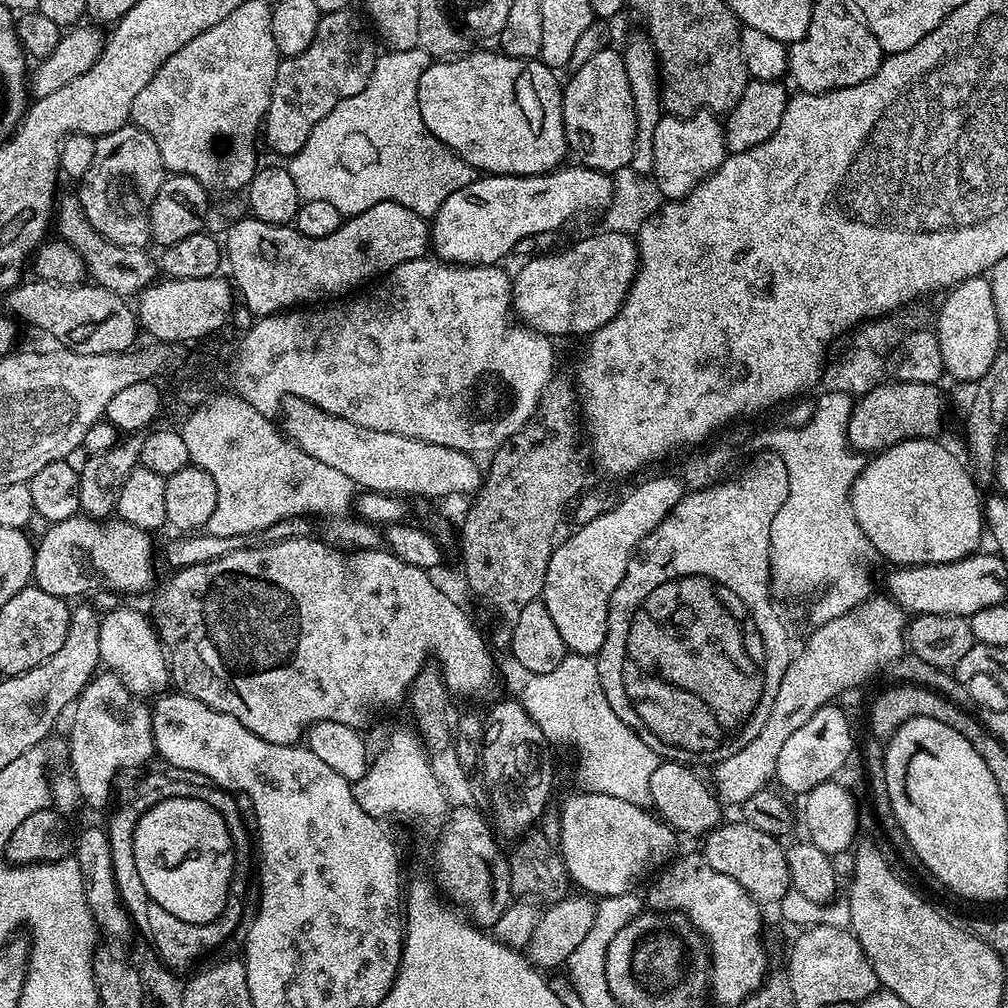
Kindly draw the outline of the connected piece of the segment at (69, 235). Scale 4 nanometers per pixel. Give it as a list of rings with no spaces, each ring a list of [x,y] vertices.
[[[61,195],[57,199],[54,205],[54,232],[59,239],[74,246],[78,254],[82,254],[82,262],[91,283],[102,286],[114,294],[125,298],[139,297],[145,288],[155,284],[158,279],[158,264],[154,256],[147,252],[149,249],[144,246],[122,246],[105,240],[102,234],[98,234],[98,230],[94,230],[94,226],[90,226],[80,204],[79,195]]]

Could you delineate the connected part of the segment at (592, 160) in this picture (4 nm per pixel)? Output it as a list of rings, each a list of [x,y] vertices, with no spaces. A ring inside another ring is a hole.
[[[605,46],[590,62],[571,73],[568,84],[563,85],[564,93],[564,133],[568,139],[571,155],[577,156],[579,163],[585,168],[593,168],[599,172],[616,174],[619,168],[627,169],[632,163],[634,154],[634,98],[630,98],[630,82],[626,78],[626,66],[623,55],[615,52],[612,46]]]

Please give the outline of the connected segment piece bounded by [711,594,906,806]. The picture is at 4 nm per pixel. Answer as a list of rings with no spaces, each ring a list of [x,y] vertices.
[[[873,594],[856,609],[850,609],[840,618],[811,629],[804,649],[787,661],[788,669],[776,684],[768,717],[760,733],[745,748],[728,756],[712,772],[711,783],[721,805],[742,806],[746,798],[769,787],[776,774],[778,753],[786,738],[802,726],[823,704],[833,703],[843,692],[867,682],[871,676],[879,677],[884,667],[906,652],[906,613],[891,596]]]

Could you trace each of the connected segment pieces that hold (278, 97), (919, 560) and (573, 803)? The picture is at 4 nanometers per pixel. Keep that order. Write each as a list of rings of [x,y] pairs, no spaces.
[[[352,10],[342,12],[326,12],[321,15],[318,30],[314,34],[314,42],[302,50],[297,56],[286,56],[281,59],[278,74],[274,78],[274,86],[270,94],[270,106],[264,115],[262,125],[262,140],[268,143],[272,152],[277,152],[283,158],[291,158],[294,153],[300,152],[310,136],[310,130],[338,106],[346,98],[354,98],[354,94],[362,94],[366,90],[366,82],[370,82],[370,74],[376,65],[378,48],[376,49],[369,29],[364,29],[365,21],[352,13]]]
[[[907,440],[890,446],[885,452],[875,453],[852,484],[851,508],[858,526],[879,555],[884,560],[893,560],[893,565],[912,566],[929,563],[933,558],[971,556],[981,547],[980,535],[983,537],[986,532],[981,489],[965,461],[936,443],[940,442]]]
[[[580,790],[577,793],[577,796],[570,797],[560,808],[560,846],[558,844],[558,853],[564,860],[568,880],[580,887],[577,889],[596,898],[623,897],[632,892],[631,888],[639,880],[647,881],[653,873],[663,869],[677,855],[677,833],[648,808],[640,808],[637,804],[601,792]]]

